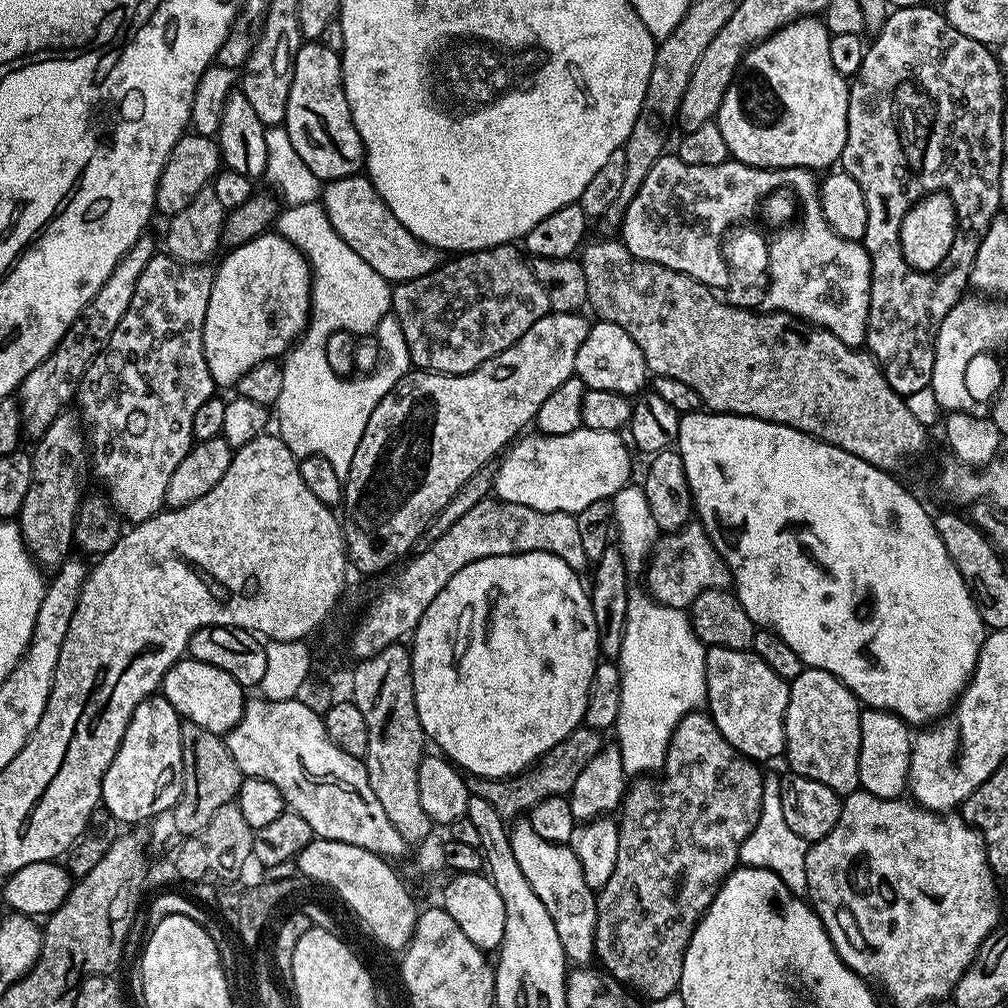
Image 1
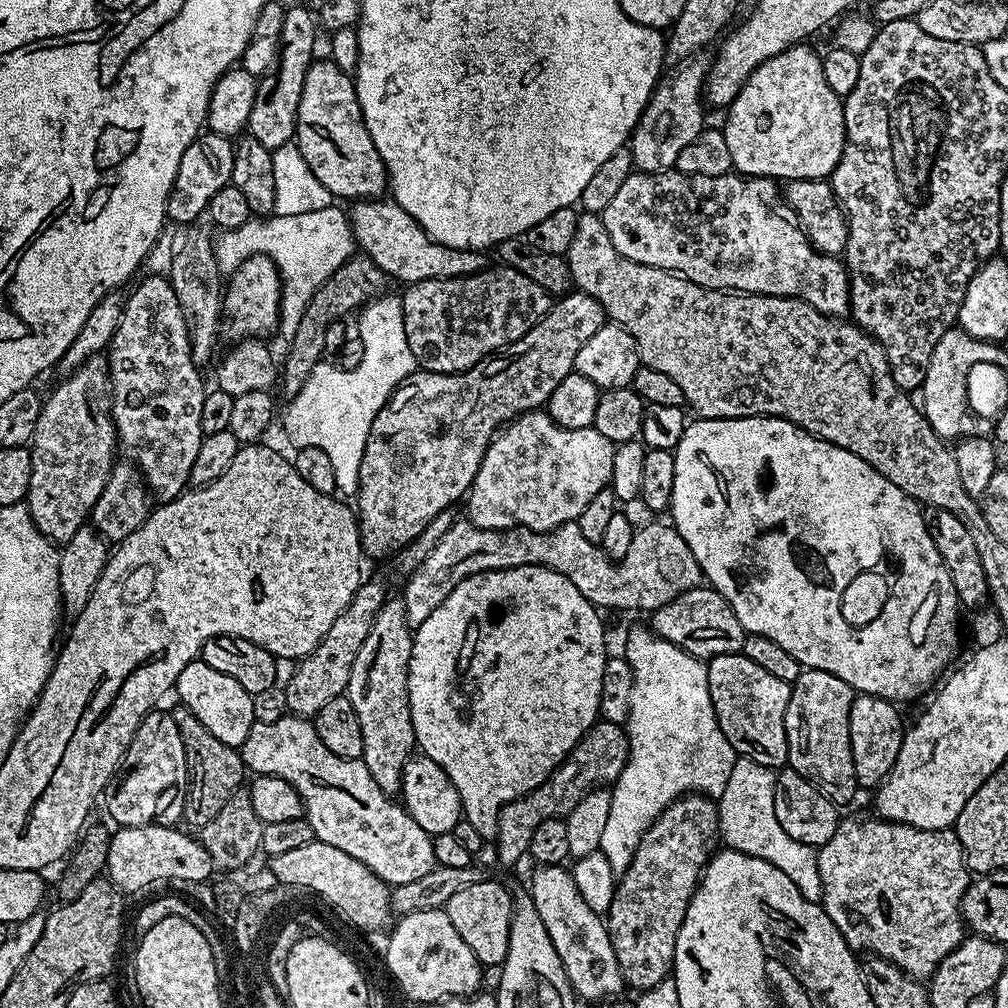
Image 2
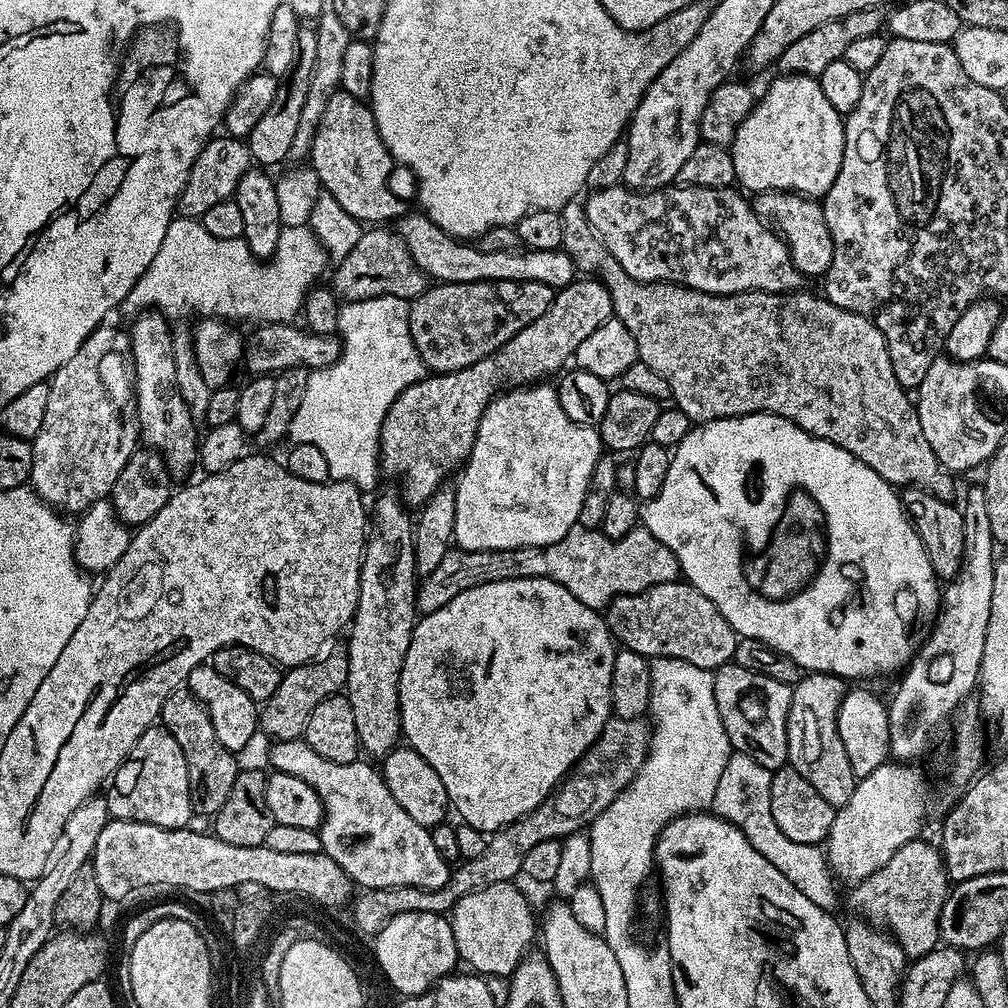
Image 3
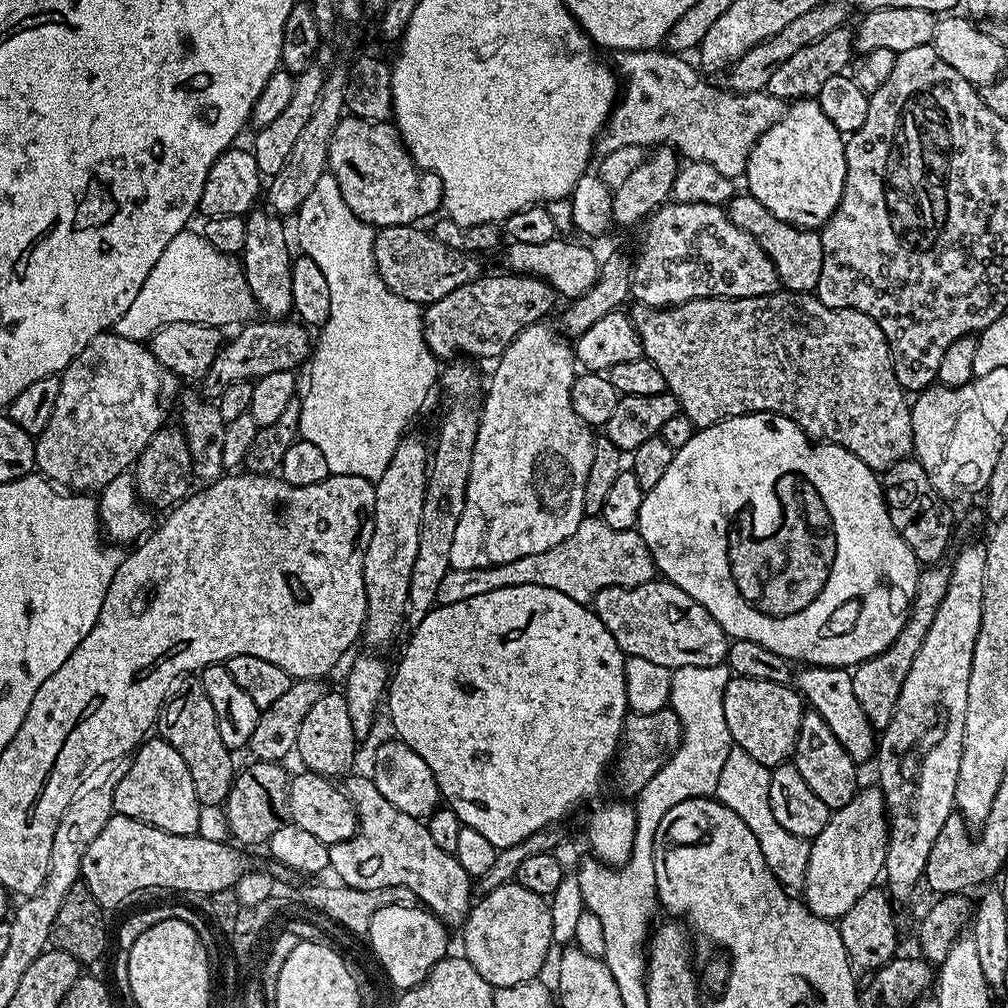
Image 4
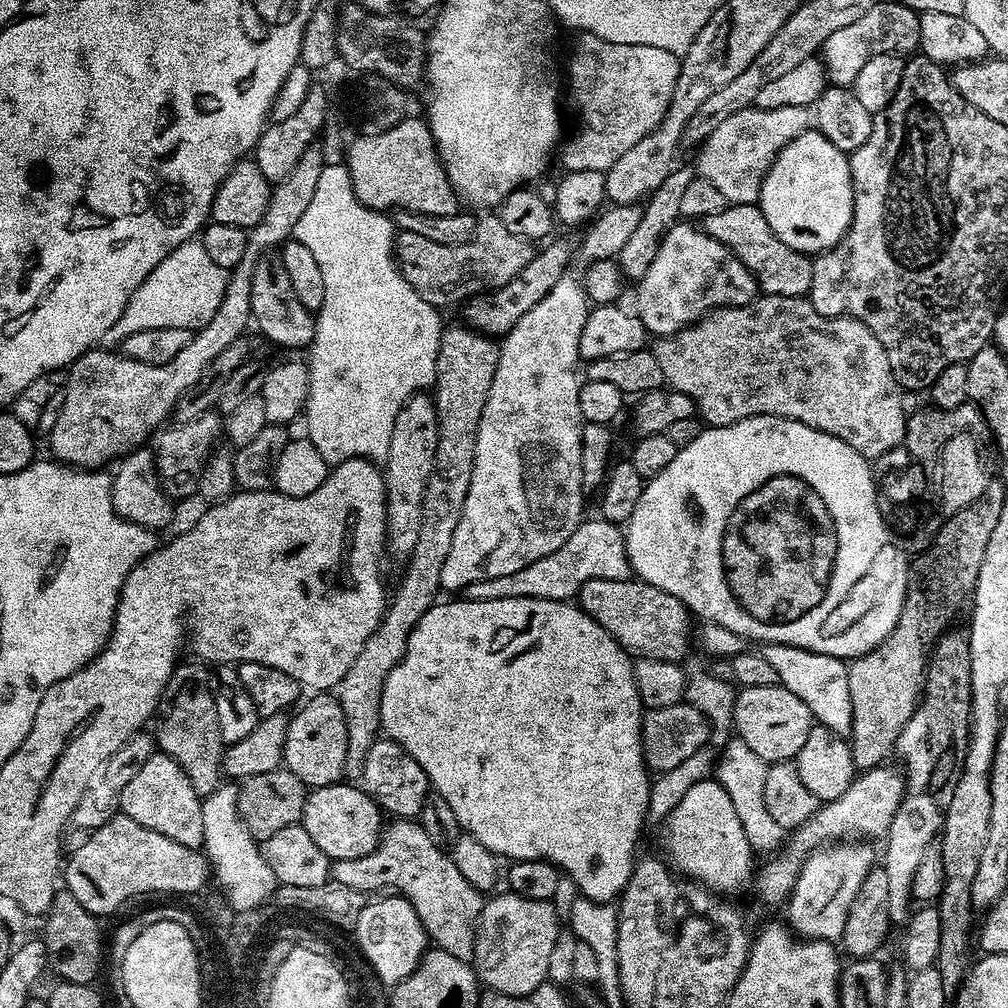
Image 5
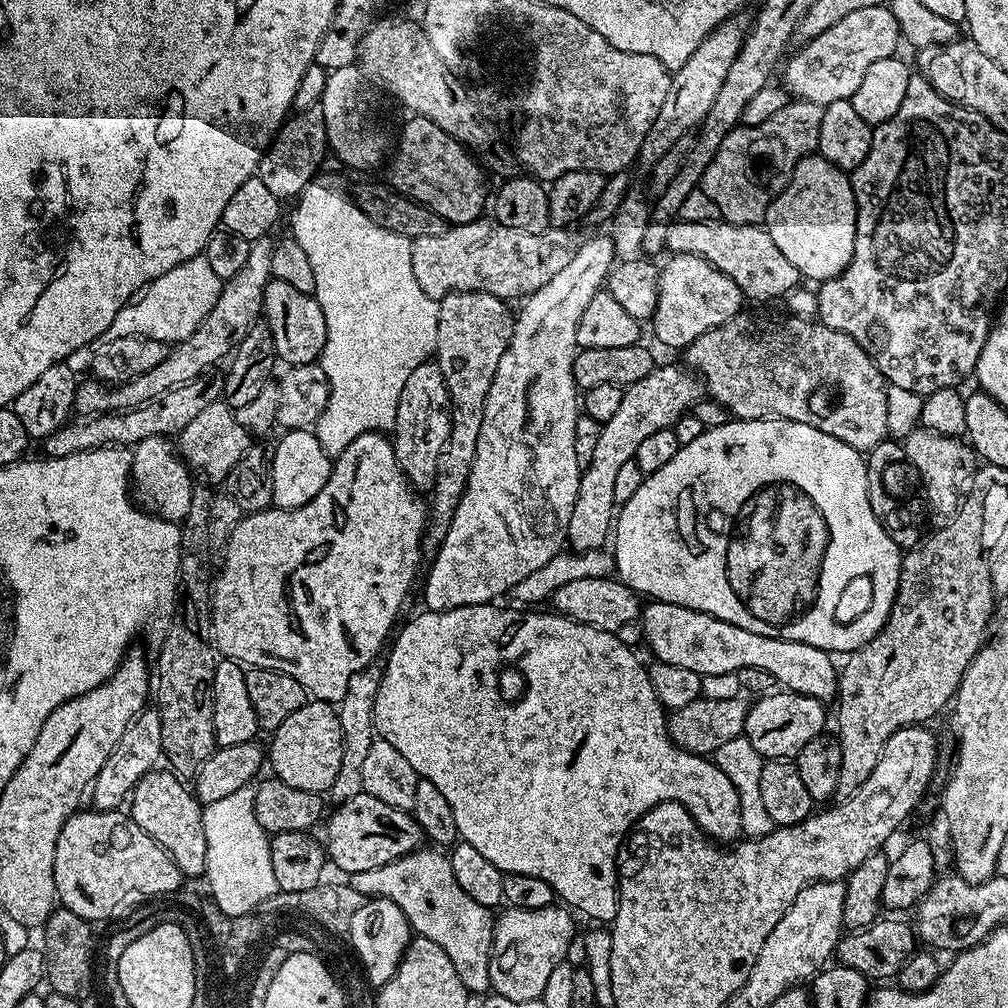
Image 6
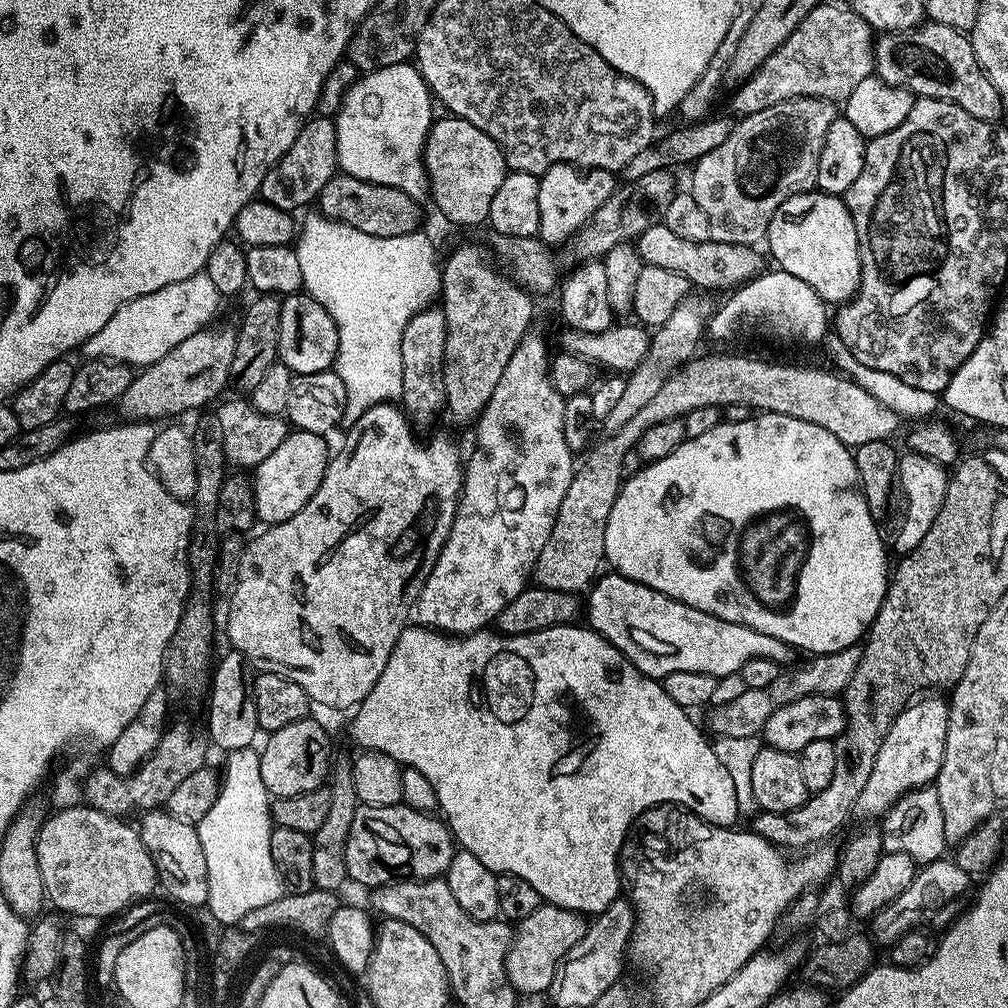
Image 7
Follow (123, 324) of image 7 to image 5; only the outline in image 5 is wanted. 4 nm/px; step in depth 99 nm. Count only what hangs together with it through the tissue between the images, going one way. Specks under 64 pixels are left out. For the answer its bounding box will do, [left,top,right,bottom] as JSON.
[123,242,229,332]

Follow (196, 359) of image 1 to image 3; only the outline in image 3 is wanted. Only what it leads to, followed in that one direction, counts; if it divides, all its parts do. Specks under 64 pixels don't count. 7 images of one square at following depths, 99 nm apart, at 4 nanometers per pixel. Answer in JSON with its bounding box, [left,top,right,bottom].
[130,310,198,474]

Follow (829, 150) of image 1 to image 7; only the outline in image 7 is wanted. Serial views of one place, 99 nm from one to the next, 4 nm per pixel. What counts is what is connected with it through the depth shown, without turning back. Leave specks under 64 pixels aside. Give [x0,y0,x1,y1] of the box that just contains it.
[766,191,860,306]

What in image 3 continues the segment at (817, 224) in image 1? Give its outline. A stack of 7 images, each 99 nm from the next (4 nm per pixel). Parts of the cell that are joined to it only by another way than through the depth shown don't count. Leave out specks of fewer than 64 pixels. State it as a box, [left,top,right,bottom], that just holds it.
[584,186,806,296]

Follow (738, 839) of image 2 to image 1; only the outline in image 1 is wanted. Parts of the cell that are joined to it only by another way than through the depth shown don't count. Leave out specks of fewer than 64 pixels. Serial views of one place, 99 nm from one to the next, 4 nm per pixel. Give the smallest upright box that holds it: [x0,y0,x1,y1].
[739,775,810,898]

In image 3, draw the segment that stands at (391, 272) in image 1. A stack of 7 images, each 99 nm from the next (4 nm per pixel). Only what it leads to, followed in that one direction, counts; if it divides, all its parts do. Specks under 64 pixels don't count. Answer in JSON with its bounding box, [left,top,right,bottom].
[398,211,577,290]

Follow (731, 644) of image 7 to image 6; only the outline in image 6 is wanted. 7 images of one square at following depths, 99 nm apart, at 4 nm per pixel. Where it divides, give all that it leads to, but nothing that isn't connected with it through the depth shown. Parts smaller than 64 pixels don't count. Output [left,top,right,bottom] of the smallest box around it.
[642,602,838,701]

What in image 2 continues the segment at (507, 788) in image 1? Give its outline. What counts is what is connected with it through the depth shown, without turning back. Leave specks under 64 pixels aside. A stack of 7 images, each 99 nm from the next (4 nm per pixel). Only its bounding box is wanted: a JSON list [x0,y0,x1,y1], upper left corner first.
[494,720,627,864]

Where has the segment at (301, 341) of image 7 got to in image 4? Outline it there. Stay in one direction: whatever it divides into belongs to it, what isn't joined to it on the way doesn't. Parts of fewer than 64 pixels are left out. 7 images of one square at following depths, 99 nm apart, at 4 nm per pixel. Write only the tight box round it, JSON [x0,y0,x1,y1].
[240,206,294,320]

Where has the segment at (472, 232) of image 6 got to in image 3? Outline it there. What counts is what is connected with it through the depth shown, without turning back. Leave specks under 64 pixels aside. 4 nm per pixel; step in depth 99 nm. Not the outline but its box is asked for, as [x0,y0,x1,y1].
[330,226,428,301]

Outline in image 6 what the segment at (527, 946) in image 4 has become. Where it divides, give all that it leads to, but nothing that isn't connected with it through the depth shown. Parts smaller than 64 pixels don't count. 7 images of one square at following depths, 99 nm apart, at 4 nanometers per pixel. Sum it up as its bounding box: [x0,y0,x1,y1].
[488,906,576,1002]

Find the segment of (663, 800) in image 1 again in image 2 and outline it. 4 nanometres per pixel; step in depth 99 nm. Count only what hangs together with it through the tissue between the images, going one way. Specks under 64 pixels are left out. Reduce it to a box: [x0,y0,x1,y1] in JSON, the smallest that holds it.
[606,794,720,989]

